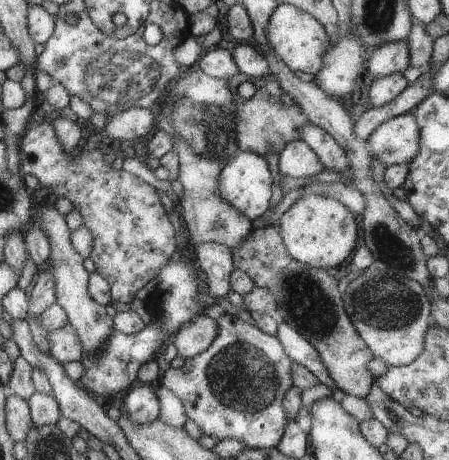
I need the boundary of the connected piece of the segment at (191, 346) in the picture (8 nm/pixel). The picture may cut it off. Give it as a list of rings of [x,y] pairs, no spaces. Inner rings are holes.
[[[198,314],[192,322],[180,327],[171,336],[171,340],[178,350],[178,355],[186,360],[204,352],[214,342],[216,336],[218,336],[216,320]]]

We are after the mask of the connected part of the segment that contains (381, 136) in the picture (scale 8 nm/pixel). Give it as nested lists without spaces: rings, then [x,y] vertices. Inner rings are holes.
[[[412,112],[390,118],[378,126],[368,139],[371,156],[384,166],[409,164],[420,150],[420,128]]]

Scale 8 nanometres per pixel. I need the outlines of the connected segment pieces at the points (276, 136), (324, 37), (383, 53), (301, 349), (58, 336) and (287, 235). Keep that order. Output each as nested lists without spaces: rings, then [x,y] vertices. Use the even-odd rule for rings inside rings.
[[[237,73],[228,80],[228,86],[235,106],[234,130],[240,151],[249,151],[264,157],[272,152],[279,154],[292,140],[301,140],[300,128],[309,120],[300,110],[300,106],[282,90],[278,78],[273,73],[266,78],[250,78],[243,73]],[[243,82],[252,83],[256,87],[256,94],[248,100],[238,94],[237,89]]]
[[[279,3],[266,26],[266,36],[270,46],[274,48],[274,54],[278,56],[292,71],[316,74],[322,68],[322,56],[328,50],[329,37],[324,26],[306,12],[296,6]]]
[[[406,41],[390,42],[378,46],[368,62],[368,71],[372,76],[403,74],[410,66],[409,44]]]
[[[279,319],[276,336],[292,361],[308,368],[320,380],[320,383],[330,388],[337,397],[344,394],[339,390],[338,384],[334,384],[334,380],[330,378],[326,365],[320,359],[316,348],[294,326]]]
[[[66,324],[63,328],[52,330],[48,334],[47,342],[50,354],[62,365],[73,361],[81,361],[85,356],[84,348],[74,326]]]
[[[328,196],[300,198],[280,218],[280,236],[288,254],[312,268],[338,268],[352,256],[358,238],[356,216],[342,202]]]

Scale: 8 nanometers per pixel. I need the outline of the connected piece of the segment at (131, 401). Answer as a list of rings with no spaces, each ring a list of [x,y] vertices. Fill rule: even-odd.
[[[152,383],[141,384],[128,391],[124,398],[126,414],[136,424],[150,424],[160,416],[160,400],[156,396],[157,387]]]

